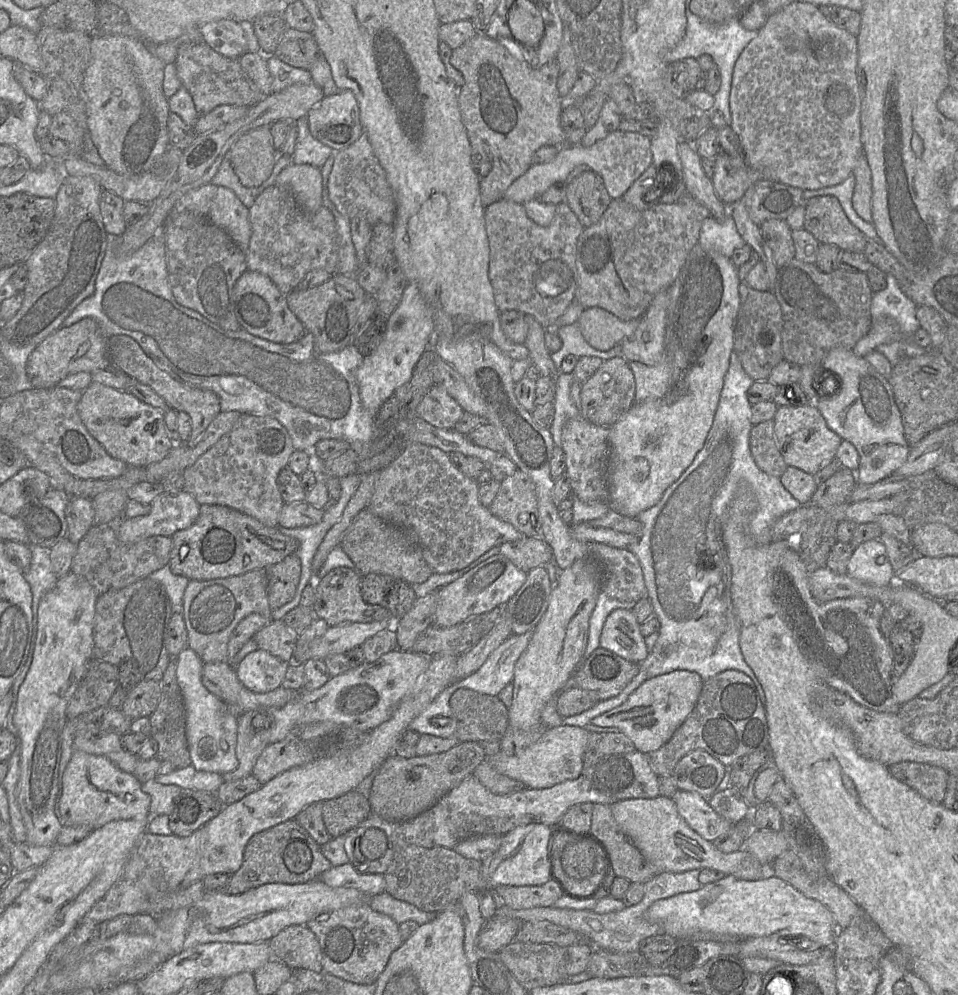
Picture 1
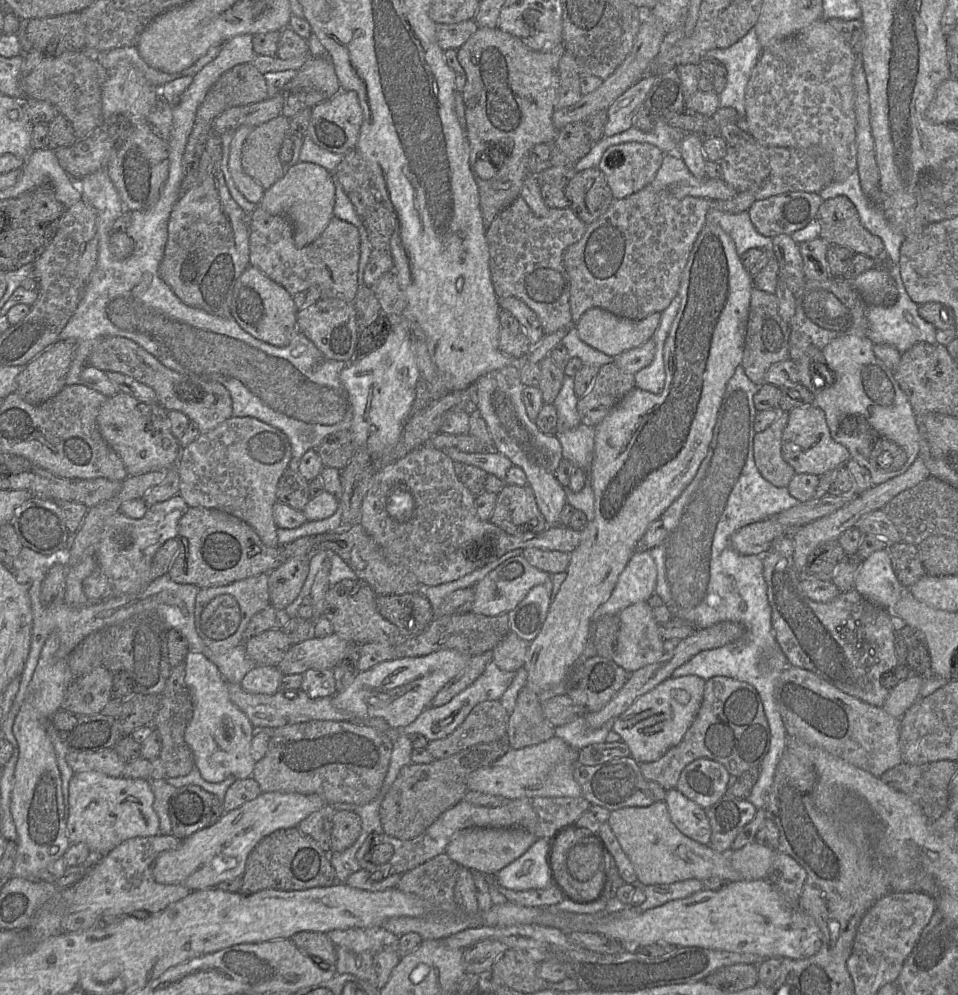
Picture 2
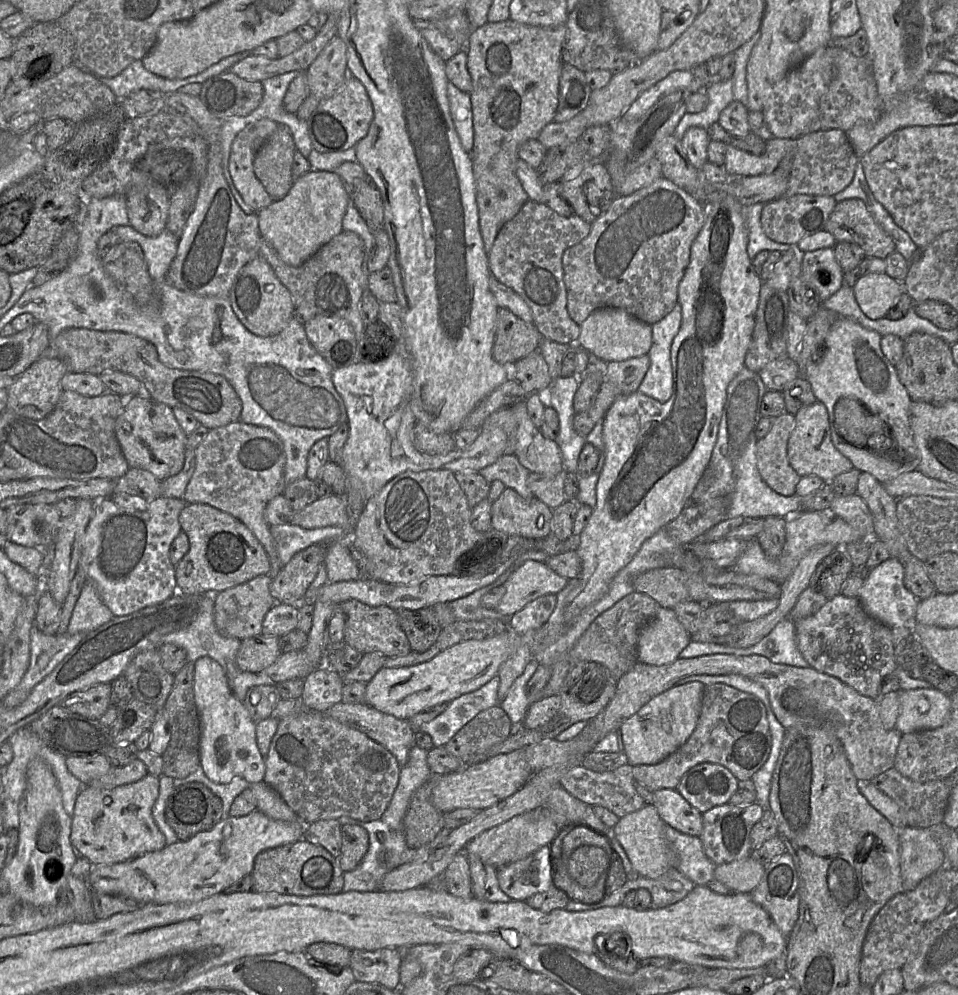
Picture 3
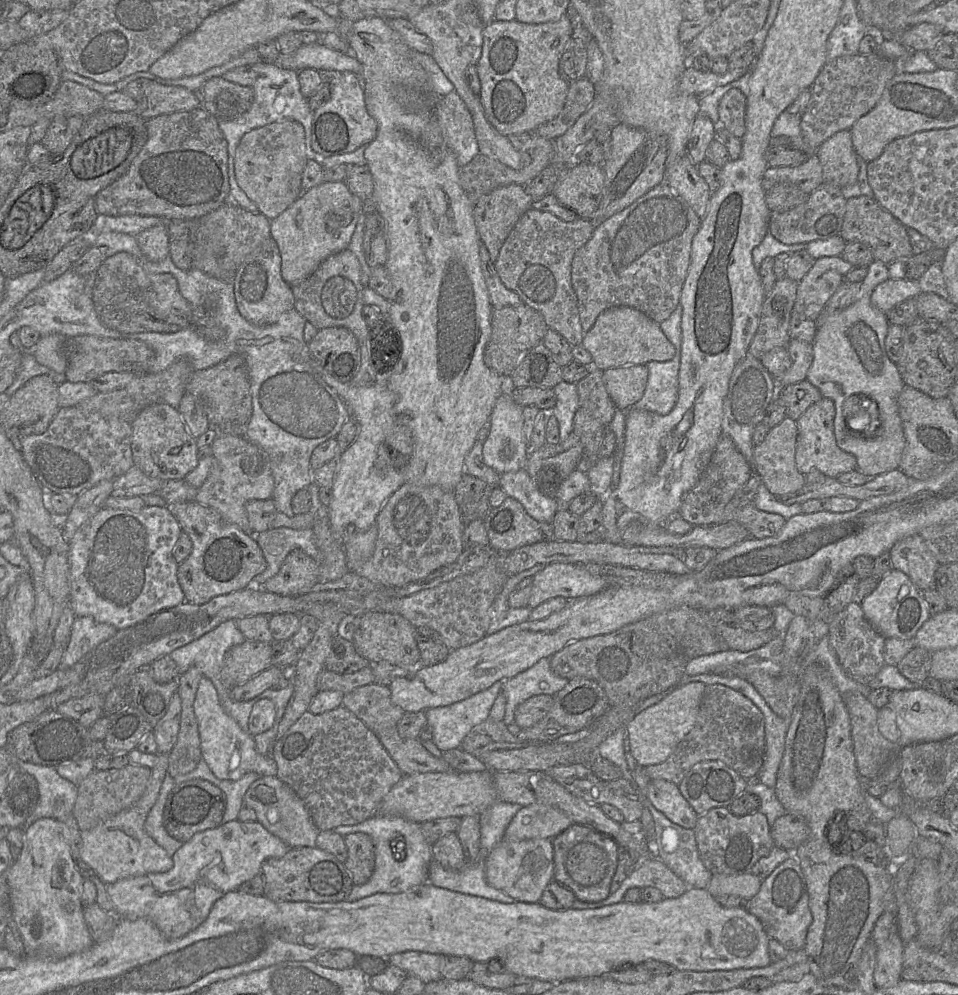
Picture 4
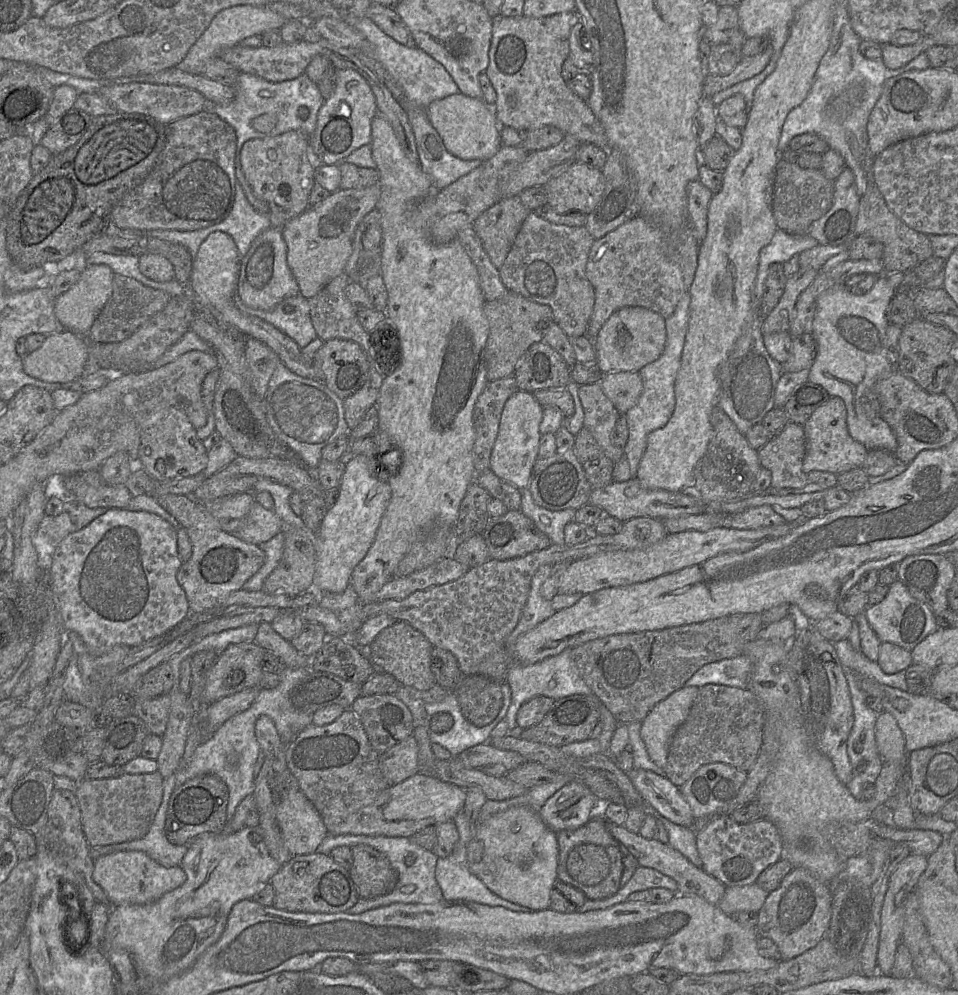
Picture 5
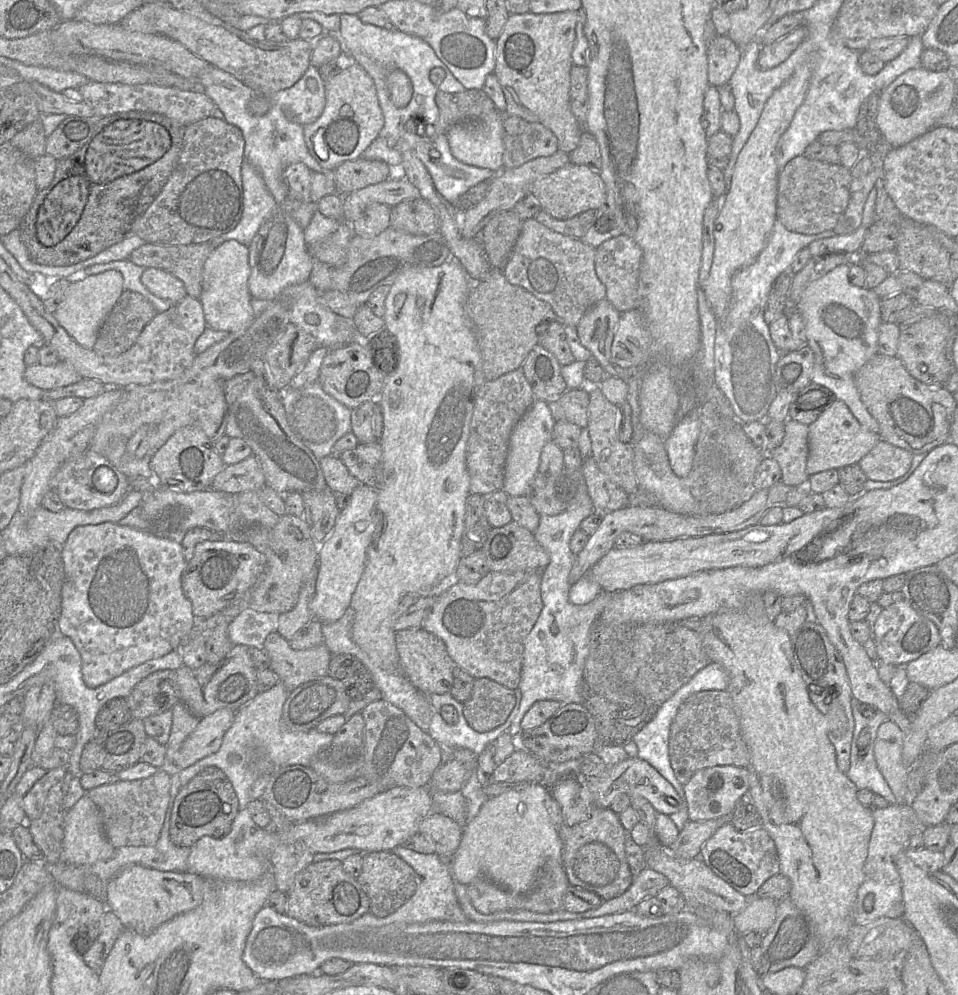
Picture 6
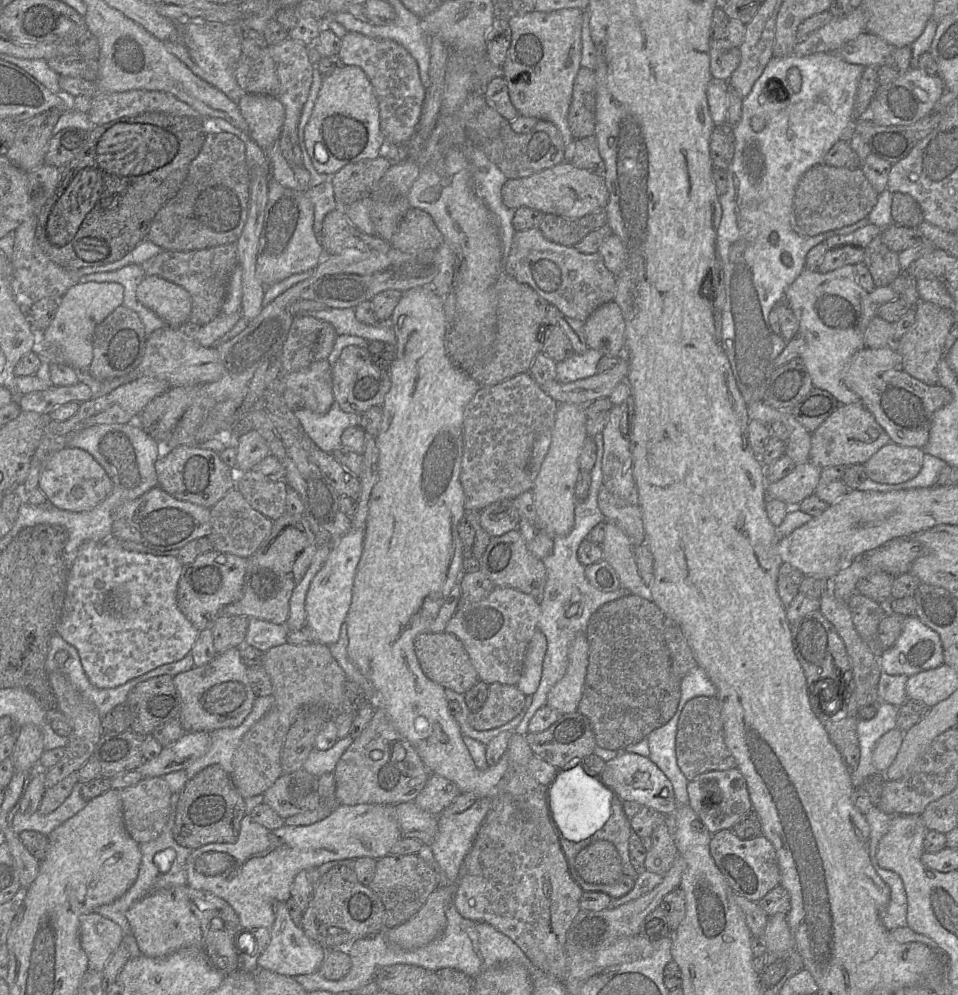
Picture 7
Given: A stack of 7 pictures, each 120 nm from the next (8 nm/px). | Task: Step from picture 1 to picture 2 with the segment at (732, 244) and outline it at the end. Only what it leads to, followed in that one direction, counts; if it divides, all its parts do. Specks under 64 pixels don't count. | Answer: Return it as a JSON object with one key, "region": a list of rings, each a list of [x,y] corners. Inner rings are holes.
{"region":[[[711,208],[706,215],[706,223],[719,225],[733,239],[740,256],[752,248],[771,250],[772,238],[756,230],[747,211],[733,214]]]}

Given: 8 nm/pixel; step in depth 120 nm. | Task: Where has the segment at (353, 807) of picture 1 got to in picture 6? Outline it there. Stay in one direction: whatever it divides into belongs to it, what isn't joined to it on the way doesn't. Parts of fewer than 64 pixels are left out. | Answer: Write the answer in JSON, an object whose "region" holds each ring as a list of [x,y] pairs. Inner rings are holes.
{"region":[[[391,851],[360,854],[363,857],[362,871],[356,880],[369,897],[370,912],[378,918],[387,917],[414,895],[421,879],[409,864]]]}

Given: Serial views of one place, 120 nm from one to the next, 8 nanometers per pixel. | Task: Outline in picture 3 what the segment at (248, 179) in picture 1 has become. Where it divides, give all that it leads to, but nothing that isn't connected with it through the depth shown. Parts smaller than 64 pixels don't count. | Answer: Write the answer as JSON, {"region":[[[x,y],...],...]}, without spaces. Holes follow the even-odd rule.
{"region":[[[278,124],[255,156],[254,173],[273,201],[283,199],[292,187],[295,150],[290,129],[284,124]]]}

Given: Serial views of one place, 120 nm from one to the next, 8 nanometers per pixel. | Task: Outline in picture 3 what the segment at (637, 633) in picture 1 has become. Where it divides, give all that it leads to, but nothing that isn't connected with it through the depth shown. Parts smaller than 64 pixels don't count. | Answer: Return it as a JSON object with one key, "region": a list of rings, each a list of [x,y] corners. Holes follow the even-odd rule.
{"region":[[[661,607],[655,617],[639,631],[639,663],[663,666],[679,659],[691,637],[672,609]]]}

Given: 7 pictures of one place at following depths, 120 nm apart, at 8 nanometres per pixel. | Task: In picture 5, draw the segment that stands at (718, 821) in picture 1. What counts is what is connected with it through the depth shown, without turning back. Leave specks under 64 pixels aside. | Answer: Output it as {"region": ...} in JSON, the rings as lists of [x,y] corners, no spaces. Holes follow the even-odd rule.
{"region":[[[633,768],[627,774],[643,799],[660,815],[677,825],[690,827],[693,824],[695,818],[689,804],[679,787],[666,776],[637,768]]]}

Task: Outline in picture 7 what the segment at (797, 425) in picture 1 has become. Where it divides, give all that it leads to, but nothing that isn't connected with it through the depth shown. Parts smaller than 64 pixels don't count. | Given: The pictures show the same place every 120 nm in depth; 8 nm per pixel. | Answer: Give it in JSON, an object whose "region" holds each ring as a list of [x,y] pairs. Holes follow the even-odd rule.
{"region":[[[861,402],[840,405],[811,433],[810,462],[822,469],[864,464],[881,447],[890,443],[886,431]]]}

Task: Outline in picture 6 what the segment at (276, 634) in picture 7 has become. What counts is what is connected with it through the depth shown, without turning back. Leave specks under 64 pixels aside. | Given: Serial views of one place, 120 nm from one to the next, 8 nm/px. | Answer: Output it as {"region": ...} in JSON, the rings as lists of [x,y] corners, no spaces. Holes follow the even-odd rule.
{"region":[[[244,607],[229,626],[228,636],[231,643],[263,649],[266,637],[278,631],[277,616],[253,607]]]}

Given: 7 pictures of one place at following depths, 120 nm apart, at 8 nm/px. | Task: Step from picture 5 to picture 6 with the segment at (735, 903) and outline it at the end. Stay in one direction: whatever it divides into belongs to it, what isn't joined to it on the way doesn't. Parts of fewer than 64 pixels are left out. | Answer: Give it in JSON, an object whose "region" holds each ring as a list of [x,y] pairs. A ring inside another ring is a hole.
{"region":[[[749,897],[746,907],[733,916],[735,930],[743,935],[750,931],[764,934],[775,922],[777,903],[769,898]]]}

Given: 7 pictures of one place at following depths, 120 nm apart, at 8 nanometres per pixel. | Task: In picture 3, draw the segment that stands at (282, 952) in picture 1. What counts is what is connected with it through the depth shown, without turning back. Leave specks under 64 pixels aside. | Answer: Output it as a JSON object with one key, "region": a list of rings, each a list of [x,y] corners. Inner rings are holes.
{"region":[[[316,942],[309,945],[305,953],[333,974],[339,974],[350,964],[351,949],[340,944]]]}

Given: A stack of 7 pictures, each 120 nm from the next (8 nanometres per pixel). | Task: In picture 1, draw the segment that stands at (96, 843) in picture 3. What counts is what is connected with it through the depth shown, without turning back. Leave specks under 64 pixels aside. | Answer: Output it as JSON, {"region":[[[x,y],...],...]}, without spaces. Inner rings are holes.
{"region":[[[73,751],[63,776],[63,791],[59,799],[59,818],[66,826],[88,825],[96,829],[114,820],[149,820],[151,798],[141,789],[141,783],[133,775],[120,770],[104,756]]]}

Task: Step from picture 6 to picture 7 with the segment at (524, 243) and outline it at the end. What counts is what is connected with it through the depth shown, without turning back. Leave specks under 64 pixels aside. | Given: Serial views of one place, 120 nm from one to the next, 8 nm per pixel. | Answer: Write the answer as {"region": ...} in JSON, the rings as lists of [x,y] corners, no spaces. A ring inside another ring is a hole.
{"region":[[[539,228],[516,231],[503,271],[517,282],[530,286],[565,316],[584,322],[601,305],[612,301],[616,280],[600,254],[583,254],[574,247],[547,240]]]}

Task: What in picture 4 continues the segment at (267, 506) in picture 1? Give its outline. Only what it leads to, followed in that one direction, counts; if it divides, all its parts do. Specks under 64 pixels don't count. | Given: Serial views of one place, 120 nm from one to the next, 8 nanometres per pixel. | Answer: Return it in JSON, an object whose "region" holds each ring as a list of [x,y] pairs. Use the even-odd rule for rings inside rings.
{"region":[[[217,432],[211,444],[212,464],[204,483],[198,488],[195,501],[212,508],[227,522],[243,532],[251,533],[245,504],[249,500],[267,500],[273,497],[274,479],[267,455],[245,436]]]}

